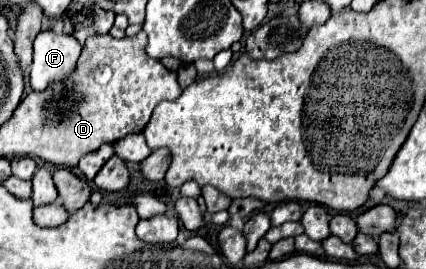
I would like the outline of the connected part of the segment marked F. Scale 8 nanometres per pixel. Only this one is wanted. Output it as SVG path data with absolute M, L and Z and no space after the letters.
M40 32L34 40L34 62L30 66L30 86L36 92L42 92L50 86L50 82L64 82L74 70L76 62L80 58L82 46L76 42L76 38L68 34L56 36L54 32Z

